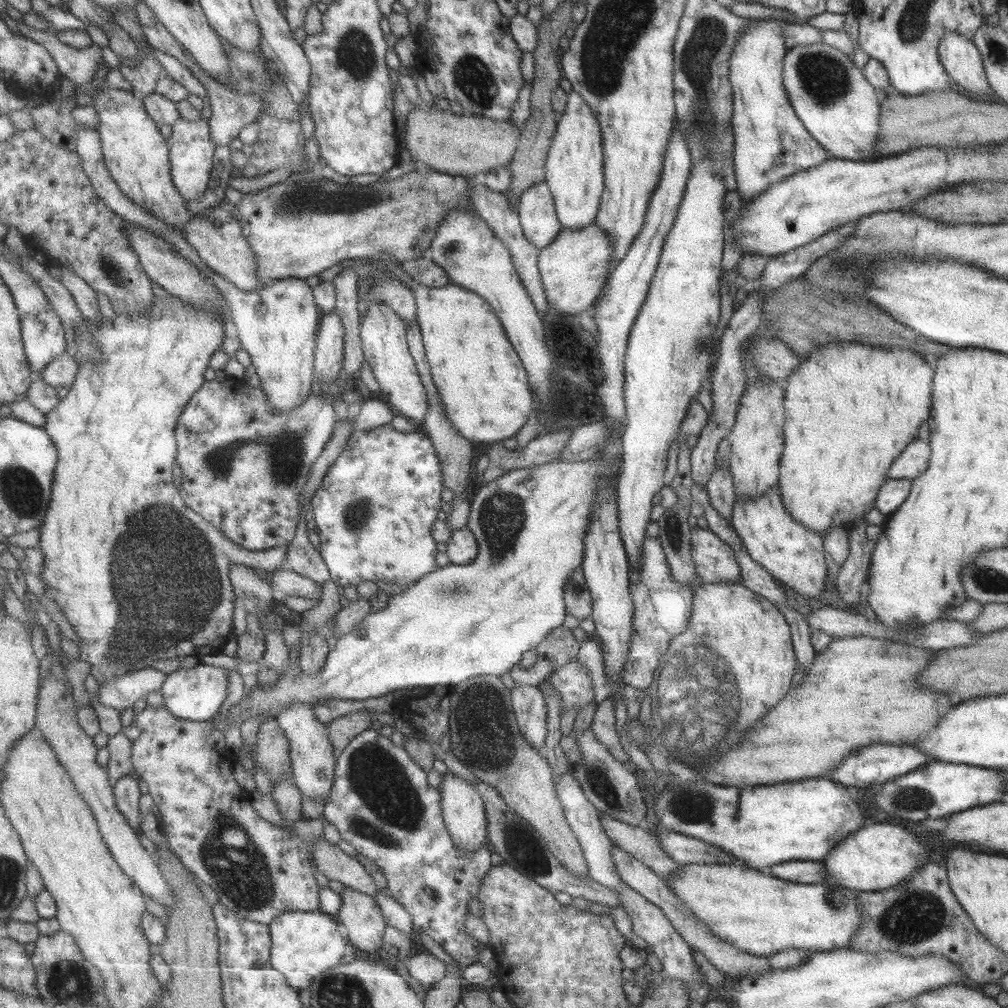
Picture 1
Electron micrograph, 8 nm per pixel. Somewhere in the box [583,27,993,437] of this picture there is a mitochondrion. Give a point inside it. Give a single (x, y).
(823, 77)

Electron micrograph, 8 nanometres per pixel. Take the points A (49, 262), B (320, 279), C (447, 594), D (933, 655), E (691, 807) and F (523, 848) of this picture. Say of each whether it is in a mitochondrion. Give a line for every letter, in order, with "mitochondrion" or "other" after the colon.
A: other
B: other
C: mitochondrion
D: other
E: mitochondrion
F: mitochondrion

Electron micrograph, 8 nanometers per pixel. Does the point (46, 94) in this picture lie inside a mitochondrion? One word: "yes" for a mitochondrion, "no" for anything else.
no

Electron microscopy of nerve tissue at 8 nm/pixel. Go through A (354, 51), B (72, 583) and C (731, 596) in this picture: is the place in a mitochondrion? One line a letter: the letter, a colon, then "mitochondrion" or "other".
A: mitochondrion
B: other
C: other

